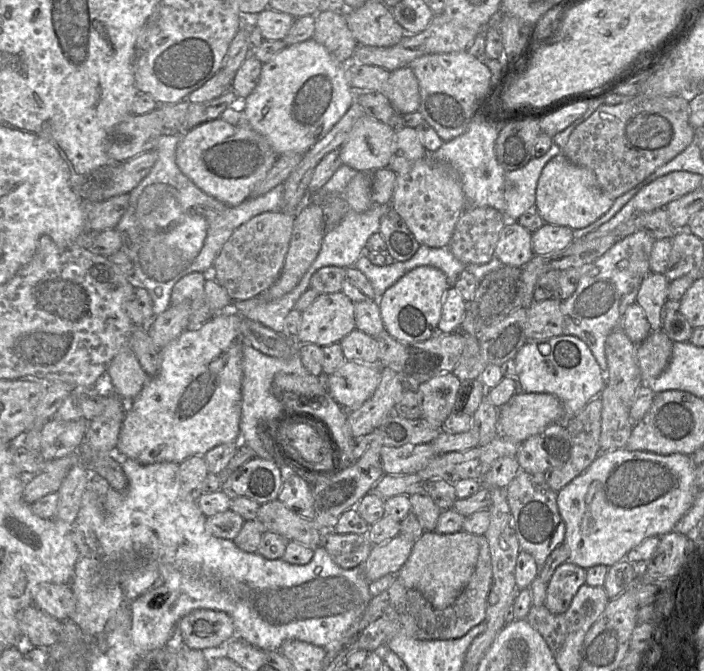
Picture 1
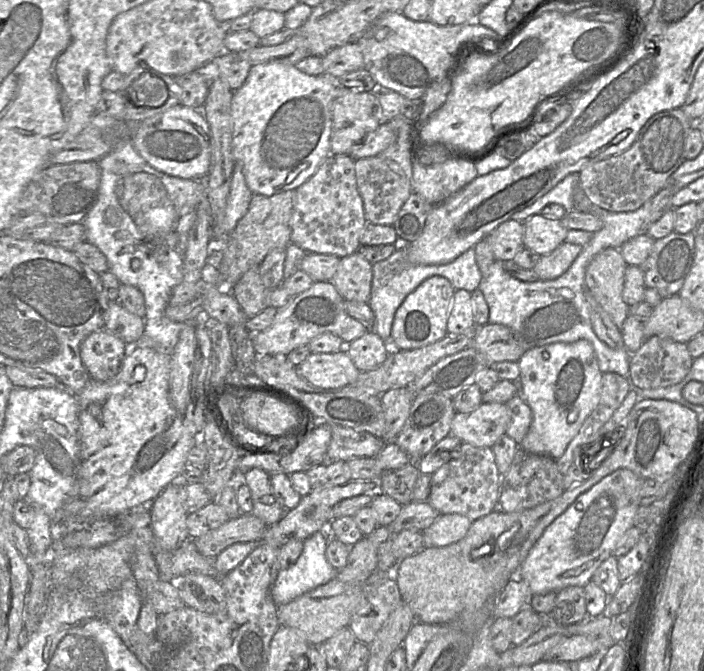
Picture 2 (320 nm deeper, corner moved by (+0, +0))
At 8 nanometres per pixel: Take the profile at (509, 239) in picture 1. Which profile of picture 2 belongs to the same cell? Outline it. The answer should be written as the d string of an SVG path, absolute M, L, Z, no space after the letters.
M511 219L501 223L490 234L490 245L496 260L513 260L523 245L523 224Z

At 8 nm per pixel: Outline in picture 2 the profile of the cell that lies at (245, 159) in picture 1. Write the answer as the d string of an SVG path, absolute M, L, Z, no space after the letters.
M177 105L140 122L128 121L131 142L140 156L154 169L183 179L206 179L211 164L210 129L201 109Z

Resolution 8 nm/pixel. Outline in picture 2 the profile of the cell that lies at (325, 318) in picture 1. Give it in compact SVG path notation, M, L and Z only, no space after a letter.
M313 281L307 290L289 297L266 329L250 333L255 352L257 355L286 356L293 349L306 346L312 339L327 332L340 337L348 345L368 329L346 312L344 302L331 282Z

